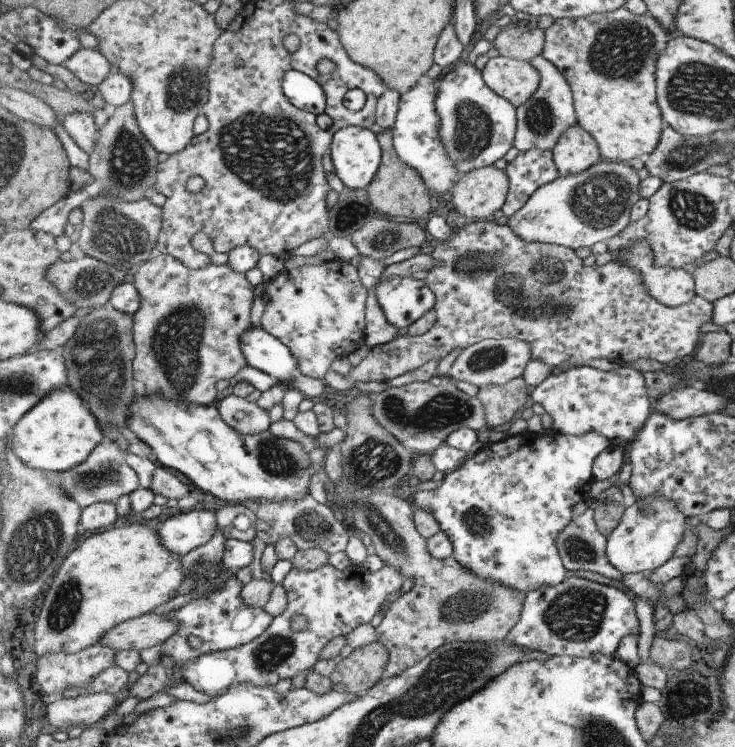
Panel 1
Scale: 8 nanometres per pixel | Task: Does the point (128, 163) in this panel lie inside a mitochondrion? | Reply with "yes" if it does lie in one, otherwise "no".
yes

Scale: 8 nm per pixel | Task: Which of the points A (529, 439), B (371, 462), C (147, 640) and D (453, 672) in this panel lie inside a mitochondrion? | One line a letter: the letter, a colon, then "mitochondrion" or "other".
A: other
B: mitochondrion
C: other
D: mitochondrion

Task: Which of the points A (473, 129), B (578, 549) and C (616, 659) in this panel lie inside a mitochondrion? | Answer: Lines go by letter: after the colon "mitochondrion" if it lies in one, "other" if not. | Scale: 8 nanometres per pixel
A: mitochondrion
B: mitochondrion
C: other

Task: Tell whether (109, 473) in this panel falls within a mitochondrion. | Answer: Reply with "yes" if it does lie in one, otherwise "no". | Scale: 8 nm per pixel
yes

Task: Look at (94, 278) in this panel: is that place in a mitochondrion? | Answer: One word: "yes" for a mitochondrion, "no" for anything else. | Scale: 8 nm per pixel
yes

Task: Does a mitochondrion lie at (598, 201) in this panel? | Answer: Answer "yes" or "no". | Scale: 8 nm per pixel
yes

